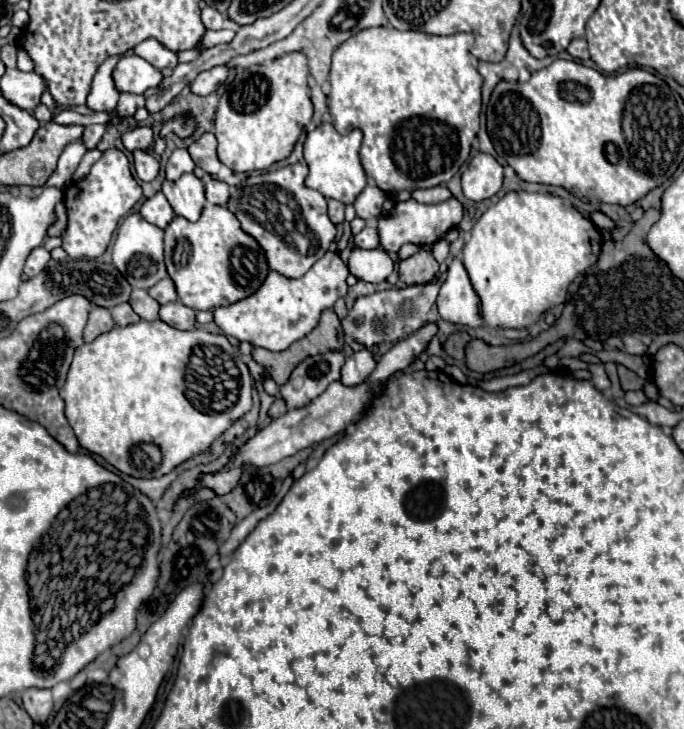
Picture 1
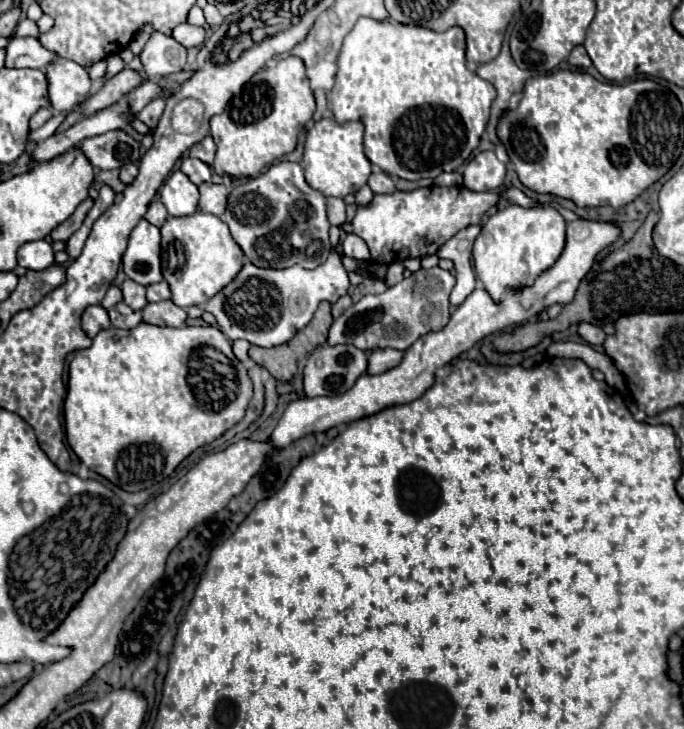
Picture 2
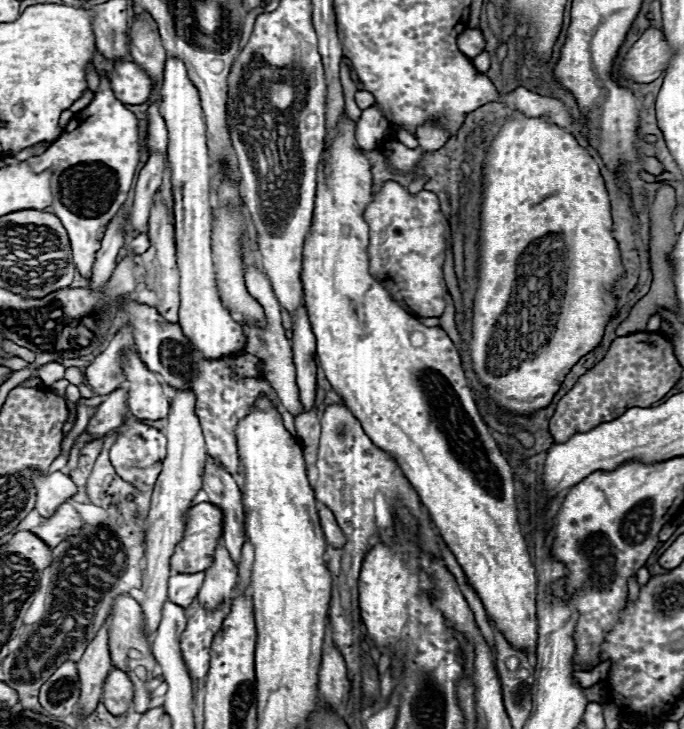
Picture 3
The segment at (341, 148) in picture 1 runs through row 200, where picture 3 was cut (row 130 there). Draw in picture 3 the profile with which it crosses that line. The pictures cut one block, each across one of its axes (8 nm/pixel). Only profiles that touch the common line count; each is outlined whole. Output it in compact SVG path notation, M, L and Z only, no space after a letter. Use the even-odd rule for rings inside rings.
M346 116L340 120L338 130L340 136L332 142L332 146L328 148L328 154L322 158L320 166L318 166L318 190L316 190L316 208L314 208L314 218L312 218L312 226L310 226L310 234L306 236L304 242L304 260L302 260L302 284L304 284L304 294L306 294L306 310L310 316L310 324L312 324L312 332L316 336L316 354L320 360L320 366L328 378L328 382L332 384L334 392L338 396L342 396L344 404L350 408L350 412L360 420L364 432L370 436L370 440L384 452L388 452L402 468L404 476L408 478L408 482L416 488L422 504L428 508L432 522L436 524L436 528L440 530L442 538L446 540L448 548L454 552L458 564L462 566L462 570L466 572L472 588L478 592L484 608L488 610L490 618L496 622L498 630L504 634L504 638L518 650L522 652L530 652L536 648L536 602L530 598L536 592L536 570L534 564L530 562L530 554L528 554L528 546L524 542L524 536L520 532L518 520L516 520L516 490L514 490L514 476L512 476L512 468L508 464L508 460L504 458L504 454L500 452L496 440L492 438L488 426L484 424L472 390L468 388L468 380L464 376L462 370L462 362L460 362L460 354L454 346L454 342L448 338L448 334L440 328L440 326L424 326L420 324L412 314L404 312L390 296L388 292L382 288L380 282L376 282L370 272L368 272L368 224L364 222L364 208L368 206L368 202L372 200L372 174L370 174L370 164L366 160L366 156L362 154L362 150L356 148L356 140L354 140L354 128L356 124L350 122Z

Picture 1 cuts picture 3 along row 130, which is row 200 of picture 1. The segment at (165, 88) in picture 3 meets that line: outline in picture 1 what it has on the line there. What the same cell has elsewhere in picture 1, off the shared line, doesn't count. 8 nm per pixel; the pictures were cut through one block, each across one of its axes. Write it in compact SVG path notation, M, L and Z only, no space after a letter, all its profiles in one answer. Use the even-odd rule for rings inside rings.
M182 174L176 182L166 180L162 184L162 192L178 216L190 222L196 222L200 218L206 198L204 198L204 184L194 174Z

